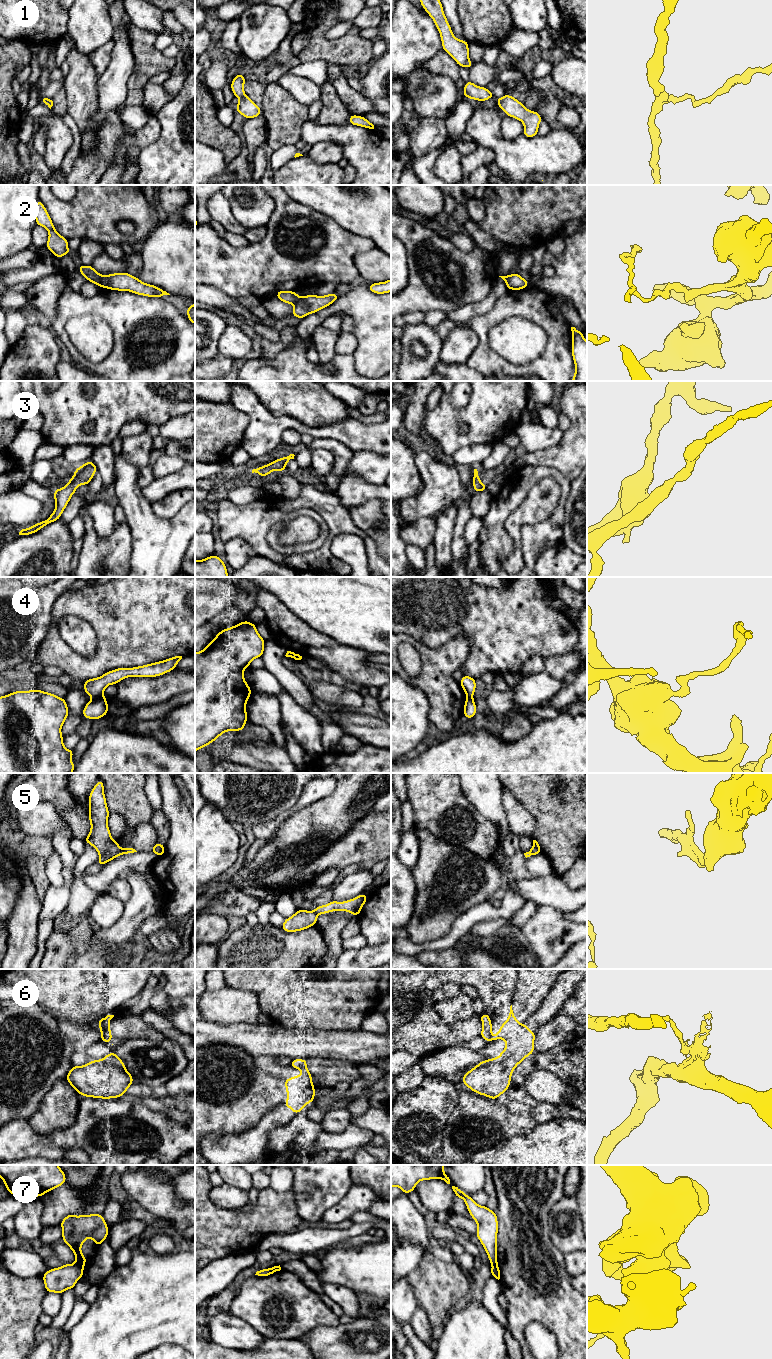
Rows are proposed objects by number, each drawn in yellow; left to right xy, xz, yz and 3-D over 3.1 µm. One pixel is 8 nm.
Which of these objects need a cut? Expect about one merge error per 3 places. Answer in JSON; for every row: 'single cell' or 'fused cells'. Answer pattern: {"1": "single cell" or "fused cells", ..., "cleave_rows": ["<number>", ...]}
{"1": "single cell", "2": "fused cells", "3": "single cell", "4": "fused cells", "5": "fused cells", "6": "fused cells", "7": "fused cells", "cleave_rows": ["2", "4", "5", "6", "7"]}

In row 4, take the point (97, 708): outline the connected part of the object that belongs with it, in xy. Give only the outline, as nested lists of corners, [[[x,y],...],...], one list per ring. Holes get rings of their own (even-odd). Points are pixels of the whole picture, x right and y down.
[[[102,696],[88,701],[82,711],[82,714],[87,719],[95,720],[103,718],[108,712],[107,699]]]

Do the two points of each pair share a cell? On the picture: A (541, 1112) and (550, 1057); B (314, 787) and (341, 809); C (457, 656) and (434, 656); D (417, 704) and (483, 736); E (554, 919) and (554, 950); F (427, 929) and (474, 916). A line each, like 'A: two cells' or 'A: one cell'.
A: one cell
B: two cells
C: one cell
D: two cells
E: one cell
F: two cells

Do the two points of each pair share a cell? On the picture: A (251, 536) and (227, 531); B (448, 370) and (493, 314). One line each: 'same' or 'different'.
A: same
B: different

